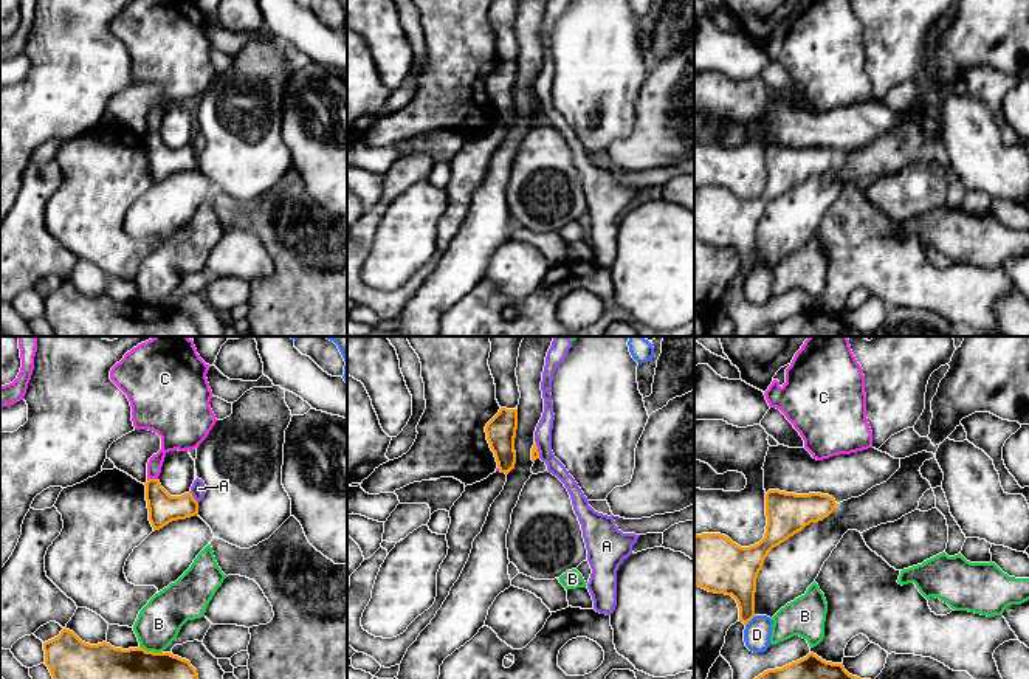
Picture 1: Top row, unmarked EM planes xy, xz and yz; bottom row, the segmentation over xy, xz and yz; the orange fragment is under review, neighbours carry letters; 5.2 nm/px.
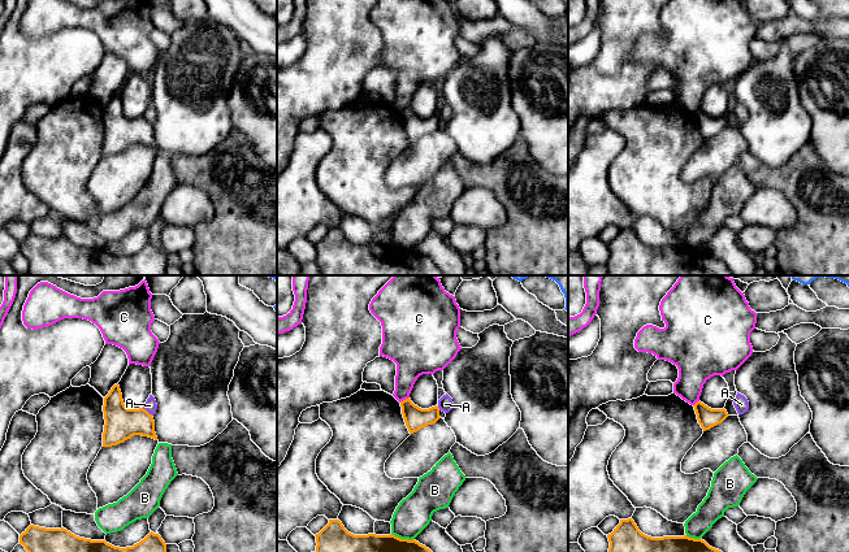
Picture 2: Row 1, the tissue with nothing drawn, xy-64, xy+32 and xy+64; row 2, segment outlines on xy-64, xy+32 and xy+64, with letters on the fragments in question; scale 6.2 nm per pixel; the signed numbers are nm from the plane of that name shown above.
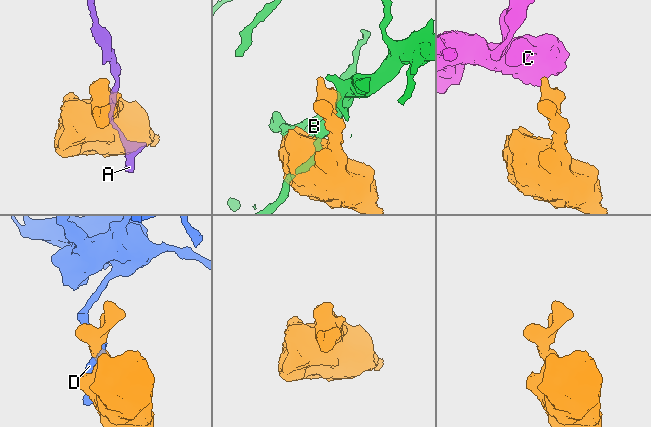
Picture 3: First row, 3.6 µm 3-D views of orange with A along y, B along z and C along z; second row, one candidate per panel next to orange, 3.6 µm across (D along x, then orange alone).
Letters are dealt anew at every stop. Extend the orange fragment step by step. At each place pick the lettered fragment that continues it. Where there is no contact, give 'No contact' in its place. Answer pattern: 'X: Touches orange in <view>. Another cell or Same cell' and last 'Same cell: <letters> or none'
A: Touches orange in xy. Another cell
B: Touches orange in xy. Another cell
C: Touches orange in xy. Another cell
D: Touches orange in yz. Another cell
Same cell: none

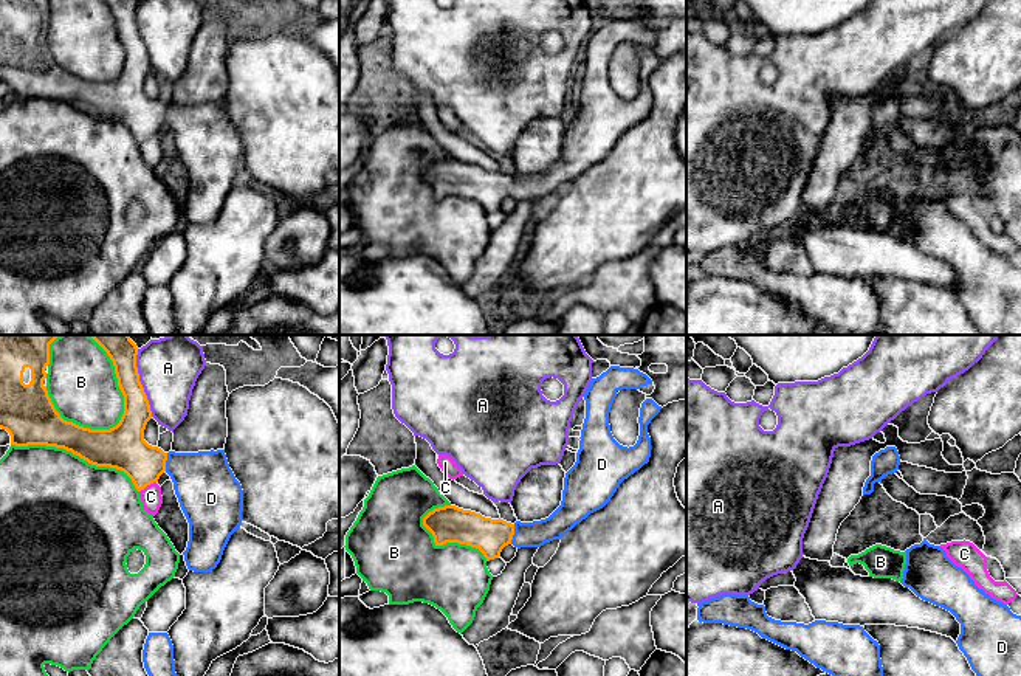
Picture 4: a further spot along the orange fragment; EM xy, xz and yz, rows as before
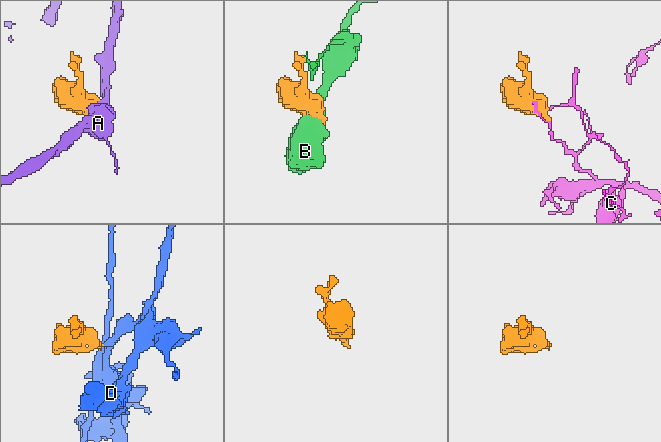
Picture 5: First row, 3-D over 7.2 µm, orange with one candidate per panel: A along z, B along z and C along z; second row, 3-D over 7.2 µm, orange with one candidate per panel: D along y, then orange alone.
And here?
A: Touches orange in xy. Another cell
B: Touches orange in xy. Another cell
C: Touches orange in xy. Another cell
D: Touches orange in xz. Same cell
Same cell: D

